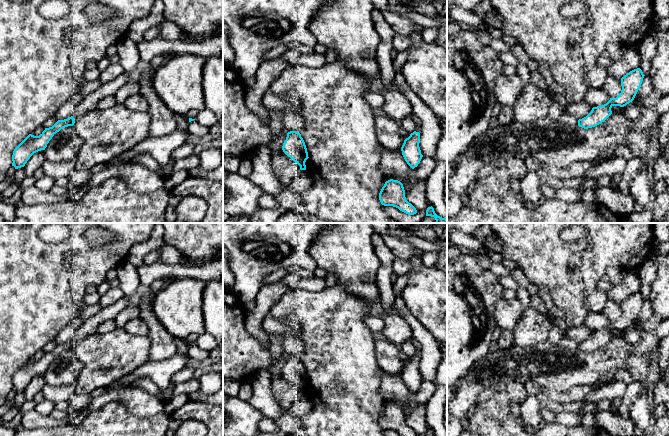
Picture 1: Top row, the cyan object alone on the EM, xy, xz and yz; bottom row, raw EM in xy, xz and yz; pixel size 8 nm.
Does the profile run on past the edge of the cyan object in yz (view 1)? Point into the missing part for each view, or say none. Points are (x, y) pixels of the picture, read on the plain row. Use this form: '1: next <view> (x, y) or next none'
1: next none

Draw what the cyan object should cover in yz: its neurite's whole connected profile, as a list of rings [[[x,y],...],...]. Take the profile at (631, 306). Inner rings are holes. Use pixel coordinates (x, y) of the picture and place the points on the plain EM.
[[[640,292],[627,297],[621,302],[621,317],[616,322],[610,322],[606,328],[593,331],[586,341],[578,344],[578,350],[584,353],[595,351],[612,338],[613,330],[624,331],[632,326],[641,311],[644,300]]]

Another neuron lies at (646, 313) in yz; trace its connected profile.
[[[645,299],[641,311],[634,322],[634,325],[636,327],[641,327],[644,323],[648,322],[652,316],[653,316],[653,311],[651,308],[650,301]]]

